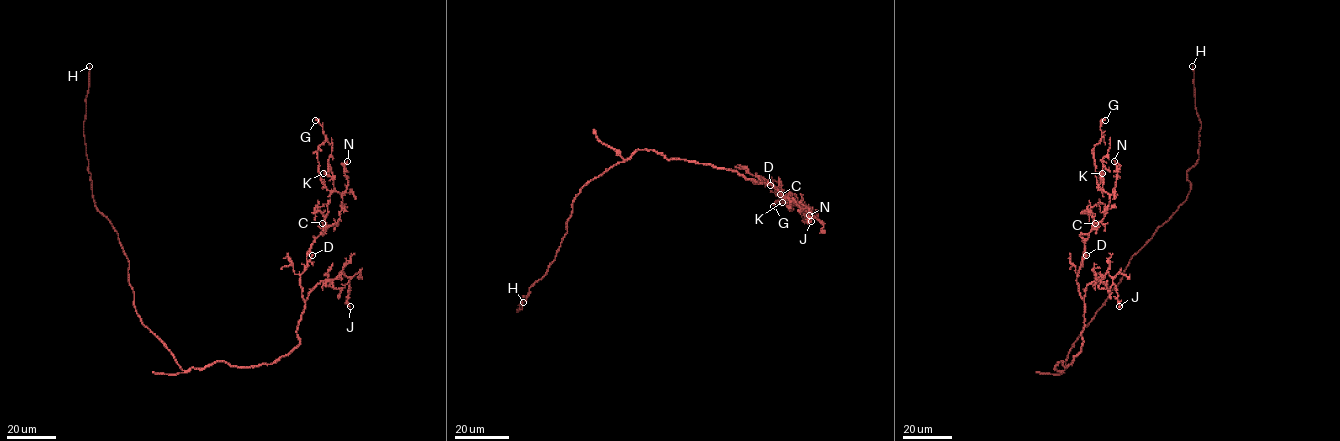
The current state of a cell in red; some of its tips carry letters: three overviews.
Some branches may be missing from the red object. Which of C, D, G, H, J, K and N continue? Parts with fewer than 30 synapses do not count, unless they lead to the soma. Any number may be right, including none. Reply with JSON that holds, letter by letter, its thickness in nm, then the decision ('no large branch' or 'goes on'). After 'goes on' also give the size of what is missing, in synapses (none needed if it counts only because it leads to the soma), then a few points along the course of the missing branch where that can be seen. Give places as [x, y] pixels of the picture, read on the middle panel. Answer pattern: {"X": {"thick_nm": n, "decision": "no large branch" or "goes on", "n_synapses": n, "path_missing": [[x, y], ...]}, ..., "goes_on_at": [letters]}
{"C": {"thick_nm": 160, "decision": "no large branch"}, "D": {"thick_nm": 240, "decision": "goes on", "n_synapses": 160, "path_missing": [[770, 185], [801, 202], [832, 242], [834, 240], [836, 247], [828, 232]]}, "G": {"thick_nm": 140, "decision": "no large branch"}, "H": {"thick_nm": 200, "decision": "goes on", "n_synapses": 60, "path_missing": [[523, 302], [524, 292], [508, 274], [503, 252], [507, 245]]}, "J": {"thick_nm": 140, "decision": "no large branch"}, "K": {"thick_nm": 460, "decision": "no large branch"}, "N": {"thick_nm": 100, "decision": "no large branch"}, "goes_on_at": ["D", "H"]}

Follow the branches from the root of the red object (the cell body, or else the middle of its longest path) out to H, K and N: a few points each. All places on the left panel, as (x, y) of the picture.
H: (199, 369), (183, 370), (141, 321), (129, 282), (129, 262), (118, 234), (95, 205), (83, 133), (89, 66)
K: (199, 369), (270, 364), (298, 345), (300, 275), (342, 206), (323, 173)
N: (199, 369), (219, 361), (270, 364), (298, 345), (305, 304), (300, 275), (313, 241), (339, 219), (347, 161)

